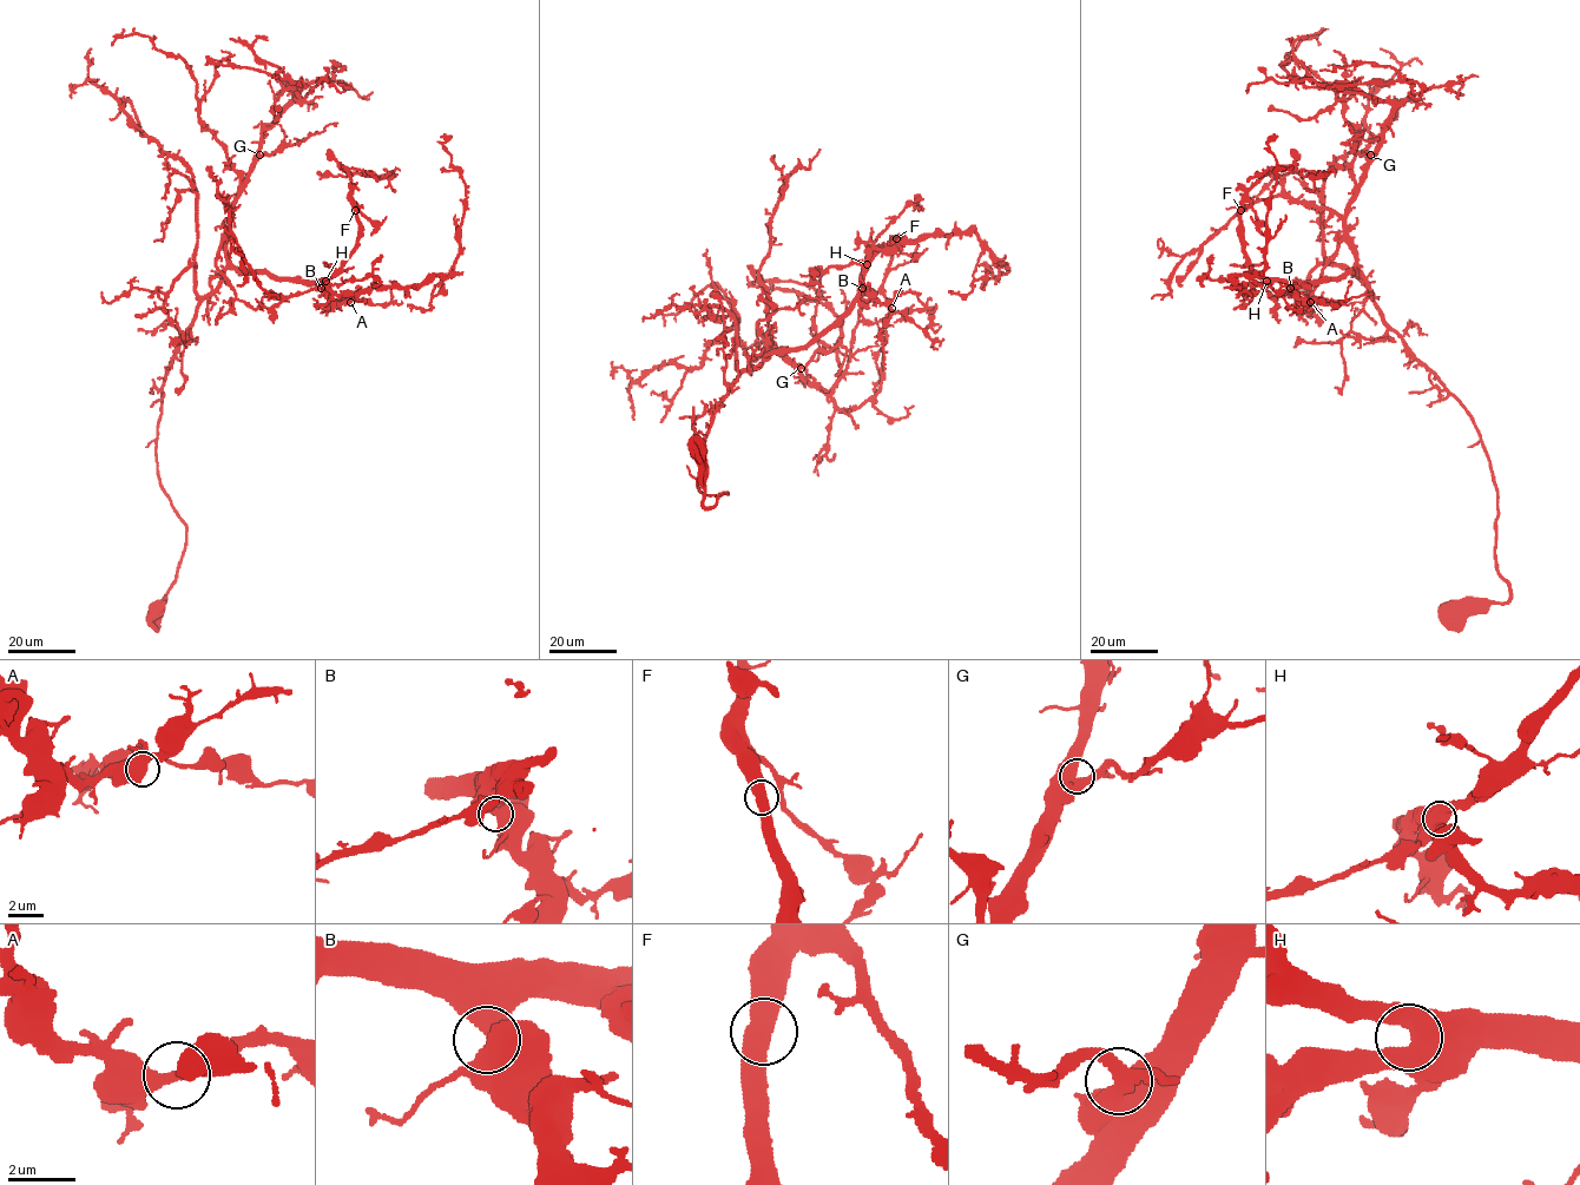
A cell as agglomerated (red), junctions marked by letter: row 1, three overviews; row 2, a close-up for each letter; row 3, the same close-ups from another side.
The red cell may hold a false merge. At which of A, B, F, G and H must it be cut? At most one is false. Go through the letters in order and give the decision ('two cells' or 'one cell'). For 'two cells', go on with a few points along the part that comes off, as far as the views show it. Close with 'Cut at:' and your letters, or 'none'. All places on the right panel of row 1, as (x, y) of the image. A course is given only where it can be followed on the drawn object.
A: one cell
B: one cell
F: one cell
G: one cell
H: one cell
Cut at: none

